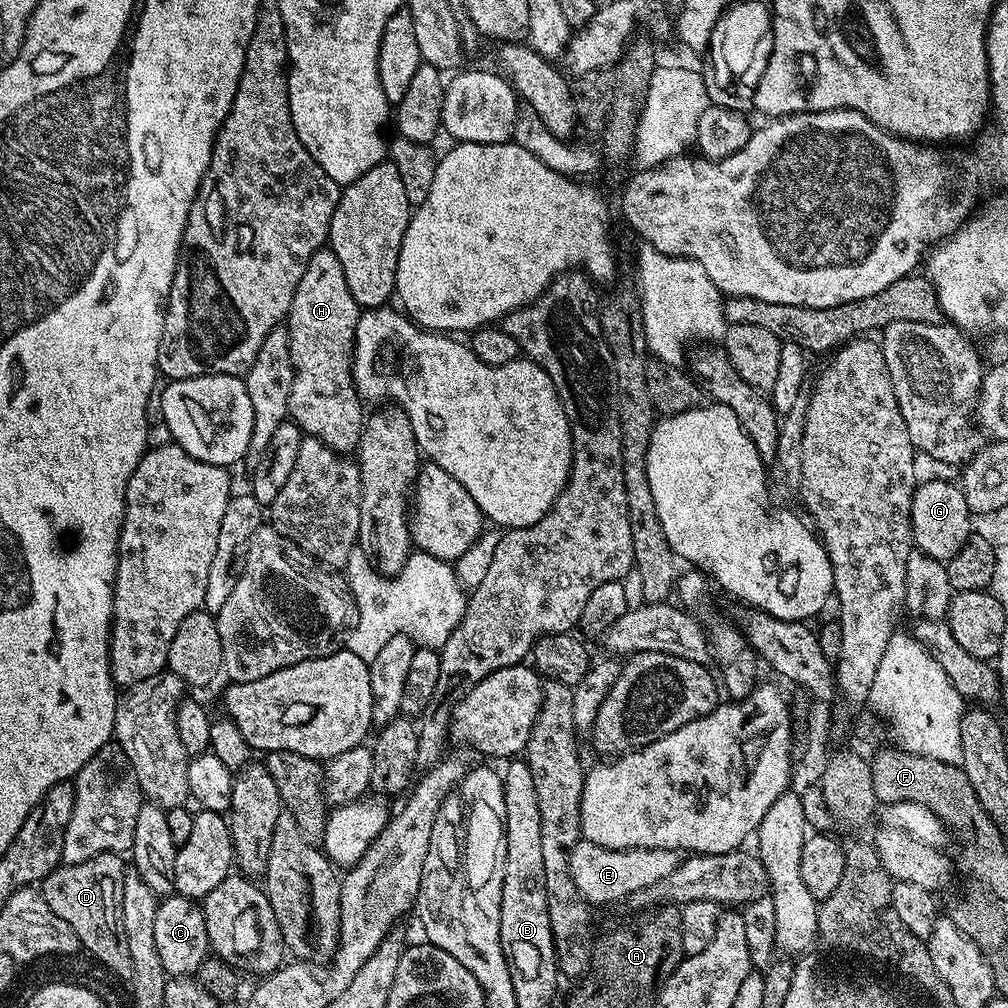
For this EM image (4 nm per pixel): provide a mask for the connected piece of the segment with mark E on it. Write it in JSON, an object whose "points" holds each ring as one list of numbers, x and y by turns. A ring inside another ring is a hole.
{"points":[[583,838,568,853,568,865,574,886,581,897,592,906,612,904,615,900,627,901,630,894,654,886,654,882,666,878,679,867,681,861,681,857,670,848,614,850]]}

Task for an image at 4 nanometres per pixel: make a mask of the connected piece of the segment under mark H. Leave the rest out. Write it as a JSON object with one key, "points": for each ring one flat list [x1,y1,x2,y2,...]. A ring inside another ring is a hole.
{"points":[[328,246,319,248,308,259,306,274,302,274,302,282,298,282,294,302,286,317,290,358,292,368,296,372,294,382,290,386,288,415,305,436,316,436,322,442,326,442,326,446,341,454,352,454,359,449,360,435,366,419,365,405,356,390,356,383,352,380,352,347,356,341,356,327,361,315,360,305,354,302,350,286,346,286,346,274,342,274,342,262,338,262,338,254,334,254]]}

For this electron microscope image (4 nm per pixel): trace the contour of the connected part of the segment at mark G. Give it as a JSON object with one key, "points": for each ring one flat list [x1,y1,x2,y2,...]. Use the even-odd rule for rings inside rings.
{"points":[[928,480,917,483,912,495,912,539,915,547,936,560,948,561,974,534,974,513,966,506,966,494,959,483]]}

